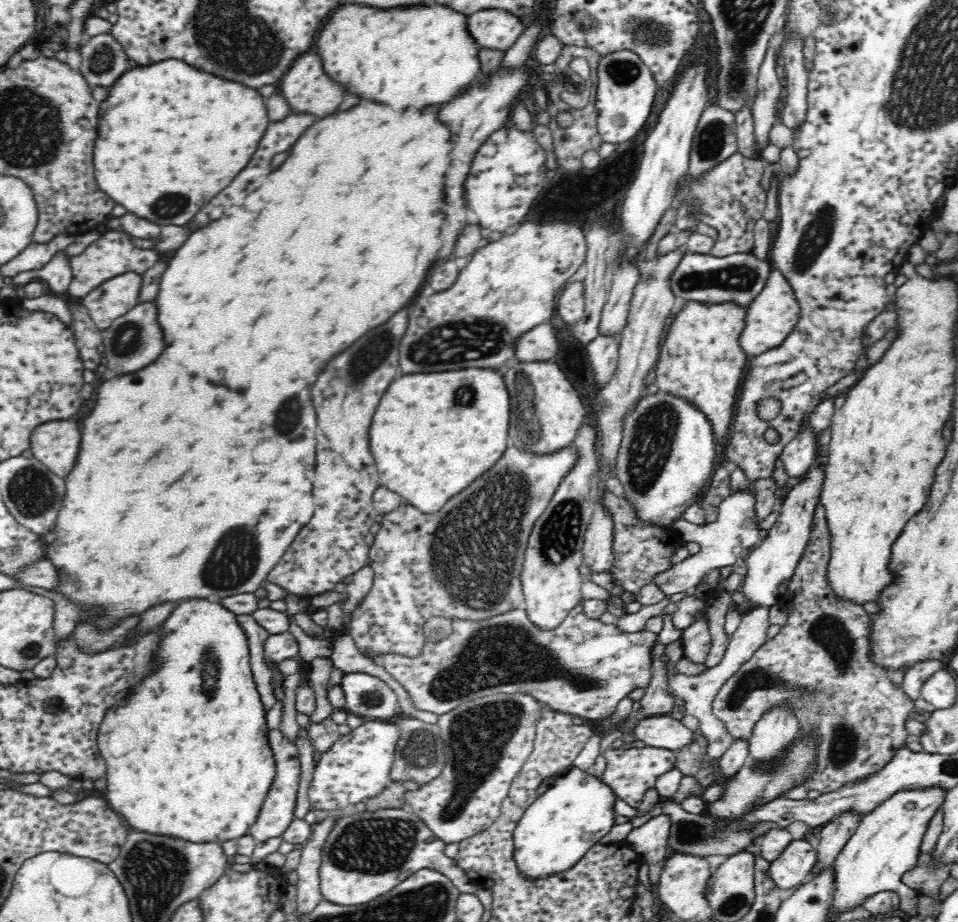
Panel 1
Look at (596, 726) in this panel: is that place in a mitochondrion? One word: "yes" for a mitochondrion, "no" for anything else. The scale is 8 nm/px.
no

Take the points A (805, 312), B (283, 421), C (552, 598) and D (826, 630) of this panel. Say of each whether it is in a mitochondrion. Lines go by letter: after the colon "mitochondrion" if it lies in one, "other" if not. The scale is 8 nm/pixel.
A: other
B: mitochondrion
C: other
D: mitochondrion

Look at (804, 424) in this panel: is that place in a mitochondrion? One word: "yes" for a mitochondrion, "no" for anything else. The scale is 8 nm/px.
no

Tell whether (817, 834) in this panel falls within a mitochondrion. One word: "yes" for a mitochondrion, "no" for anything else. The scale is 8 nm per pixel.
no

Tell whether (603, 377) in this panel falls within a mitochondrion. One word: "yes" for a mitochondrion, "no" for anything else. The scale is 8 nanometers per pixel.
no

